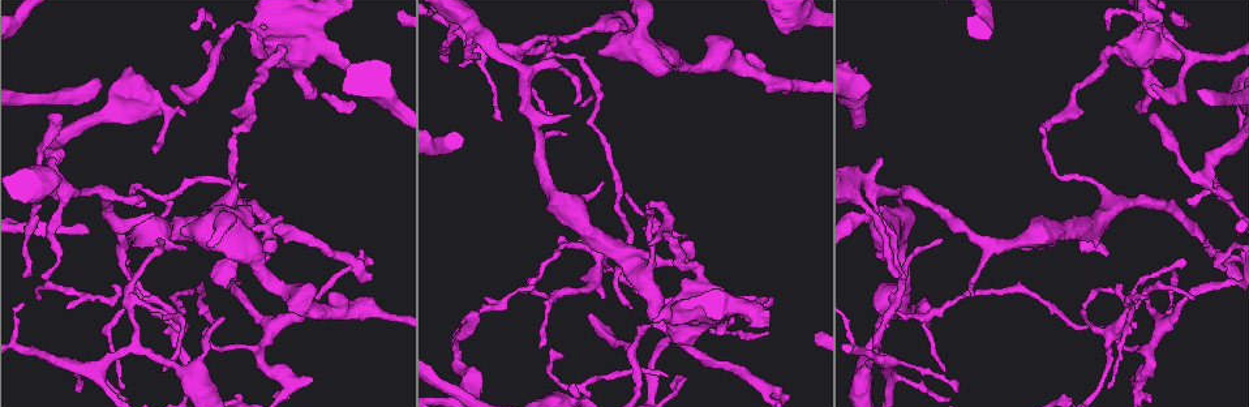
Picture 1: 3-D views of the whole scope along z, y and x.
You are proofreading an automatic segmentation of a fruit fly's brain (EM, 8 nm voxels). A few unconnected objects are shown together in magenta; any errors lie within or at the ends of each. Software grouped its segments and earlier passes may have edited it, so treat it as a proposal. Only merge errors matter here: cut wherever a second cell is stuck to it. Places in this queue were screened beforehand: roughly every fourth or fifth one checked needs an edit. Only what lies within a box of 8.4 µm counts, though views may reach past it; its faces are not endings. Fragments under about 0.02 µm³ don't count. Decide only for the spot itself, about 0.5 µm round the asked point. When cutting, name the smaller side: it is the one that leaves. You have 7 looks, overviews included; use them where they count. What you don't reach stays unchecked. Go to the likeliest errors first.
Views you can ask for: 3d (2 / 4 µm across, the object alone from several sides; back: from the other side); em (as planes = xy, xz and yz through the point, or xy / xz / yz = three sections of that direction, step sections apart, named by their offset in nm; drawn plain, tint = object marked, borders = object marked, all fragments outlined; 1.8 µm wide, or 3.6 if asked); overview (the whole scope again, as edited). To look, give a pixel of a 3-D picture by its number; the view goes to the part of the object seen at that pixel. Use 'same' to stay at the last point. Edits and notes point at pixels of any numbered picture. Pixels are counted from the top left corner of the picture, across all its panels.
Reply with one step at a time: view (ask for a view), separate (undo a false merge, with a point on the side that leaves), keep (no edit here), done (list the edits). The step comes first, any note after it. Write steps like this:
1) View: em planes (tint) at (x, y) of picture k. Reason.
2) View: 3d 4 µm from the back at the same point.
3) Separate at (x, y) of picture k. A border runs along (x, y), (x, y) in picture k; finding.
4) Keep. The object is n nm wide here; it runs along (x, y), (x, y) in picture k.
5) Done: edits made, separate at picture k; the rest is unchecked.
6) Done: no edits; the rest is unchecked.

View: 3d 4 µm at (646, 272) of picture 1.

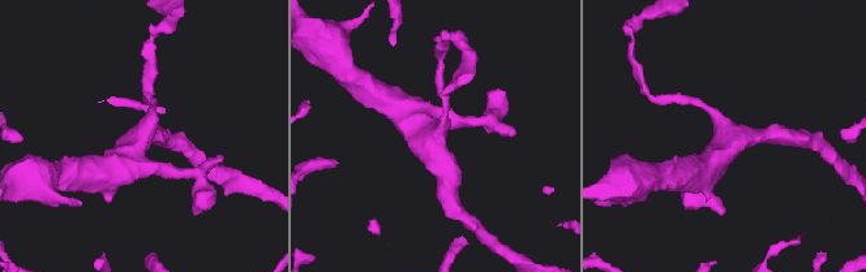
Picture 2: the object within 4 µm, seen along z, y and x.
View: em yz step 8 (tint) at (141, 137) of picture 2. 4 arms meet here; now the EM.

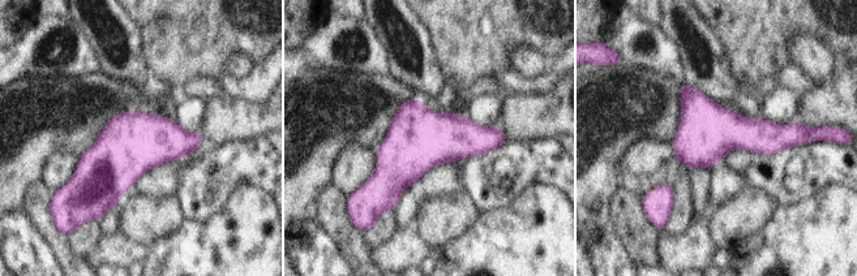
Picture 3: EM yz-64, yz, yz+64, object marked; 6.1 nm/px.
View: em xy step 4 (tint) at the same point.

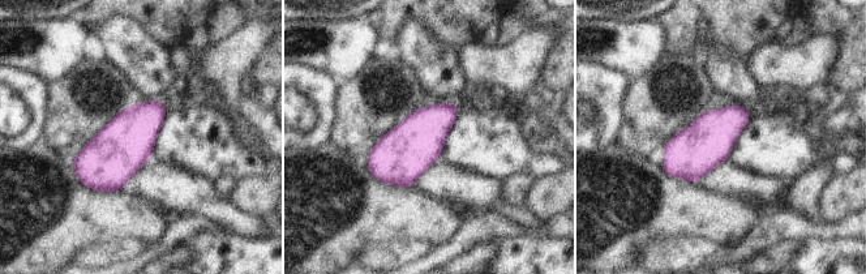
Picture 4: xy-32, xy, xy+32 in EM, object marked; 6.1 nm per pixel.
Keep. Continuous, no second cell.

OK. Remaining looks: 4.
View: 3d 2 µm at (1195, 177) of picture 1.

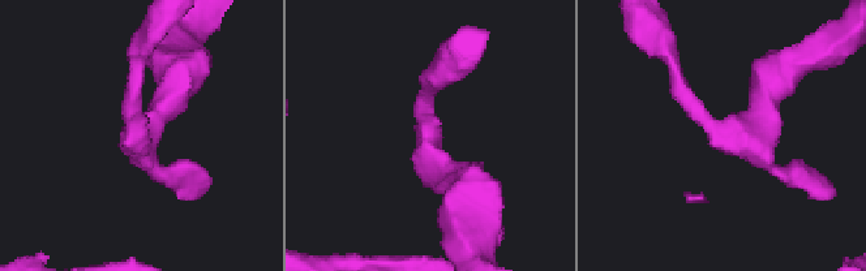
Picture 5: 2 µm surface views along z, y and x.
View: em planes (tint) at (135, 127) of picture 5. Need the tissue.

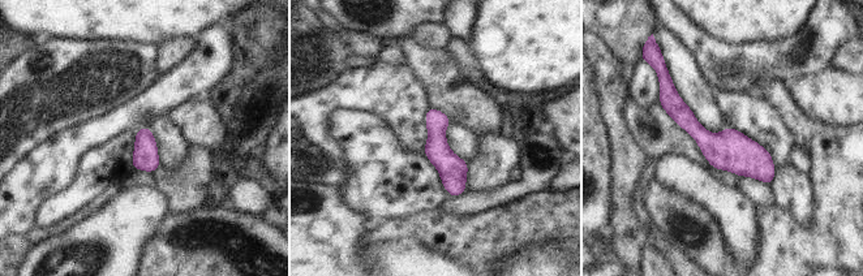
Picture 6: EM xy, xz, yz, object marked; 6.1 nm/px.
Keep. All the same cell.

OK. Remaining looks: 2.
View: em planes (tint) at (292, 314) of picture 1. Calibre changes.

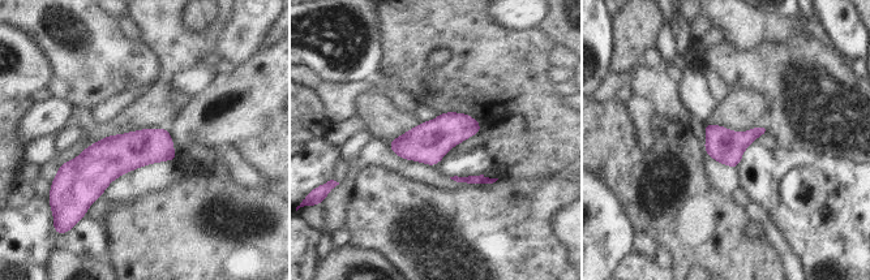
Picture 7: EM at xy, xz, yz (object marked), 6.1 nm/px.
Keep. The object is 200 nm wide here; continuous, no second cell.

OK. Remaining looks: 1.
Done: no edits; the rest is unchecked.

